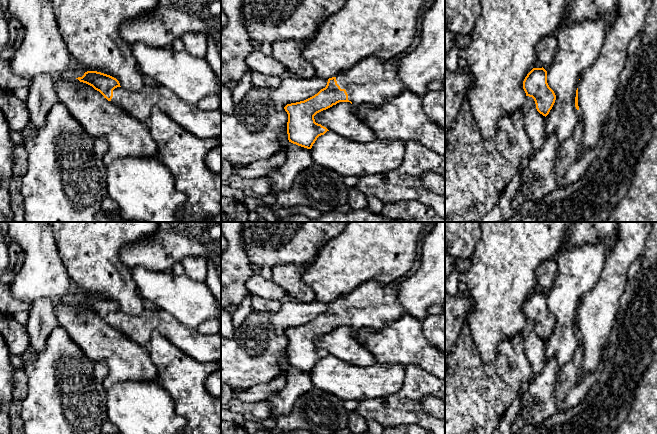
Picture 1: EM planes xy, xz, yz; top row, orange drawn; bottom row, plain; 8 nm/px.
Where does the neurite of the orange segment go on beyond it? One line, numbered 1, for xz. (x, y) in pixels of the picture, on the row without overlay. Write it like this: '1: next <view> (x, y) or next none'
1: next xz (369, 306)

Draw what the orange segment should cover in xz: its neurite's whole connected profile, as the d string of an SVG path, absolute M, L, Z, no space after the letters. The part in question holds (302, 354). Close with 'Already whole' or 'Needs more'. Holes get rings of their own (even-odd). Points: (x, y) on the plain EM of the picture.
M400 278L398 282L393 280L388 283L380 283L376 279L369 280L364 284L362 284L361 286L354 289L347 296L342 297L337 301L329 302L326 311L321 313L314 320L304 325L287 328L284 331L284 333L288 338L287 358L289 366L307 373L311 373L317 362L321 359L324 359L327 355L329 355L326 351L316 347L314 340L317 337L326 334L339 326L350 326L354 334L357 334L360 330L363 329L367 329L372 333L375 333L378 330L380 330L386 322L396 320L402 317L403 315L407 314L398 299L399 284L403 280L404 278Z. Needs more

